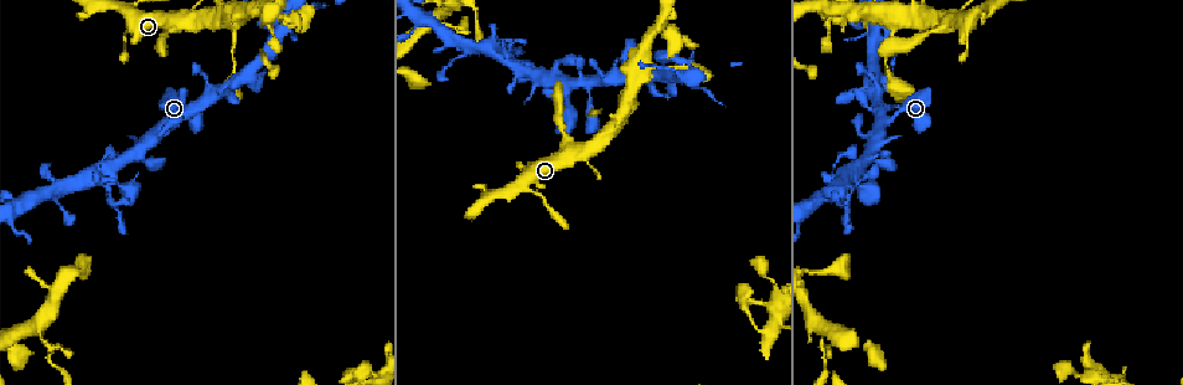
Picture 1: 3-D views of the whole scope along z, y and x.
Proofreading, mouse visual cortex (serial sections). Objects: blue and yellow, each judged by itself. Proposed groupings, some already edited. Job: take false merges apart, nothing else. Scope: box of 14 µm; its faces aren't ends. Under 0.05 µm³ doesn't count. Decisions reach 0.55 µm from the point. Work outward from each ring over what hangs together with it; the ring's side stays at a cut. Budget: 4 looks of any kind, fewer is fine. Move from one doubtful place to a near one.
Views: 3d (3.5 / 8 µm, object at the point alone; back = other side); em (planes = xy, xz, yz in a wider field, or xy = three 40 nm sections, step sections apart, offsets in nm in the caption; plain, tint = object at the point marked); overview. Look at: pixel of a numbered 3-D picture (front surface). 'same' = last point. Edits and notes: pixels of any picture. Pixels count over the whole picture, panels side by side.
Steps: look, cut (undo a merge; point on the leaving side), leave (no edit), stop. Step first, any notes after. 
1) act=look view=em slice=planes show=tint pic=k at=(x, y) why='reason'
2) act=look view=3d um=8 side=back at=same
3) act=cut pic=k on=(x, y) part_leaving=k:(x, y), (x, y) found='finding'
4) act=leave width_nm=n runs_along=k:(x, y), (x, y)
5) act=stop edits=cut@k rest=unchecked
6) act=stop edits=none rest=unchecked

act=look view=3d um=3.5 pic=1 at=(590, 80) why='four or more arms meet'

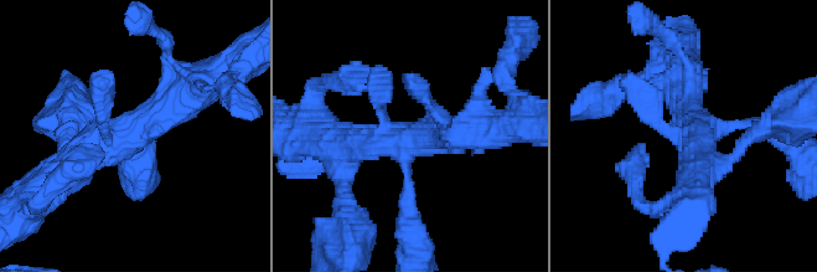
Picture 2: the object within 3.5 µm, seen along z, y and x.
act=look view=em slice=xy step=3 show=tint pic=2 at=(408, 142) arms=4 arm_widths_nm=150,200,400,400

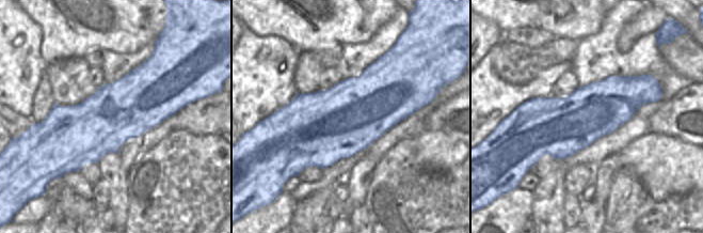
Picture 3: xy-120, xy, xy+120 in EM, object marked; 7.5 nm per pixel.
act=leave runs_along=2:(63, 165), (151, 123), (201, 81) found='one cell here'

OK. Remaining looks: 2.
act=look view=em slice=xy step=2 show=tint pic=1 at=(827, 17) why='calibre changes'

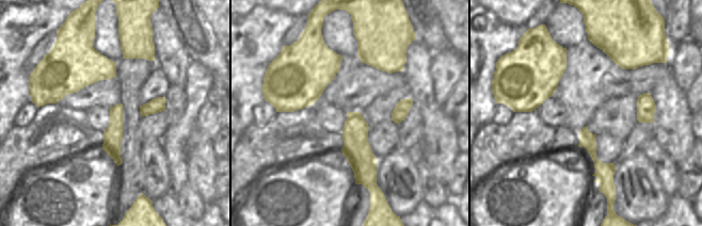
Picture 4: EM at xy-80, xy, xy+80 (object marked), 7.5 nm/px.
act=look view=3d um=3.5 at=same why='see where the arms go'

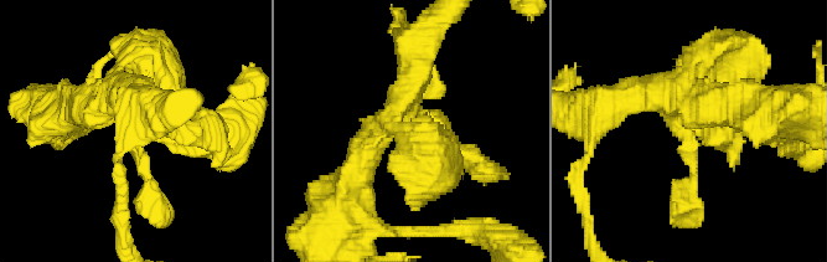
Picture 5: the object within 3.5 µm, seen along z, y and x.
act=leave runs_along=5:(88, 104), (134, 116), (154, 200) found='continuous, no second cell'

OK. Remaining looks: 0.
act=stop edits=none rest=unchecked

